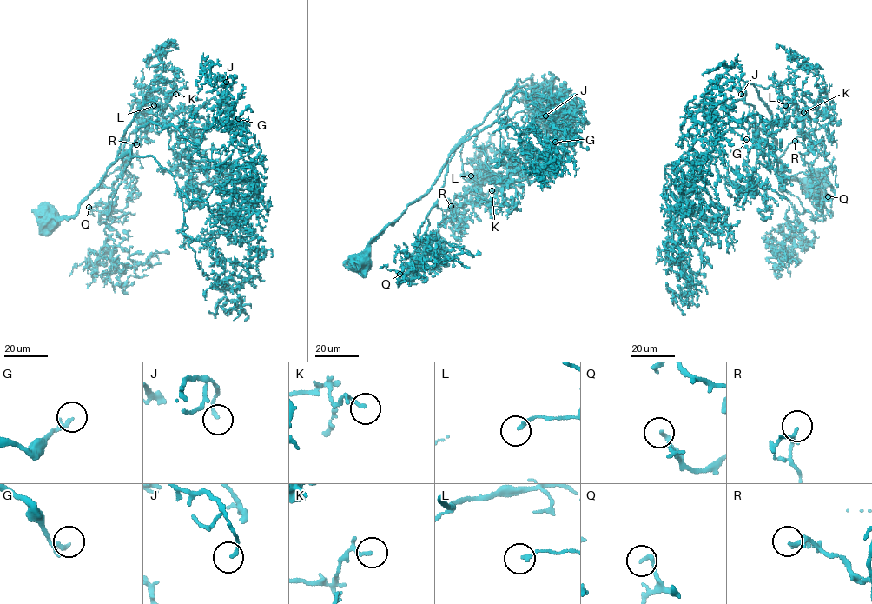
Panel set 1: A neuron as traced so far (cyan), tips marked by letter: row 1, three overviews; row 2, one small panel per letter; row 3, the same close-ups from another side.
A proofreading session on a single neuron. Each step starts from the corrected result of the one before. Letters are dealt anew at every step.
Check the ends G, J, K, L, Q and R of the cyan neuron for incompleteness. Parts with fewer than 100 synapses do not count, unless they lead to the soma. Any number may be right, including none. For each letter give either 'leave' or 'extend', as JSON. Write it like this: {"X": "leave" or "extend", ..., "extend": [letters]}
{"G": "leave", "J": "leave", "K": "leave", "L": "leave", "Q": "leave", "R": "leave", "extend": []}

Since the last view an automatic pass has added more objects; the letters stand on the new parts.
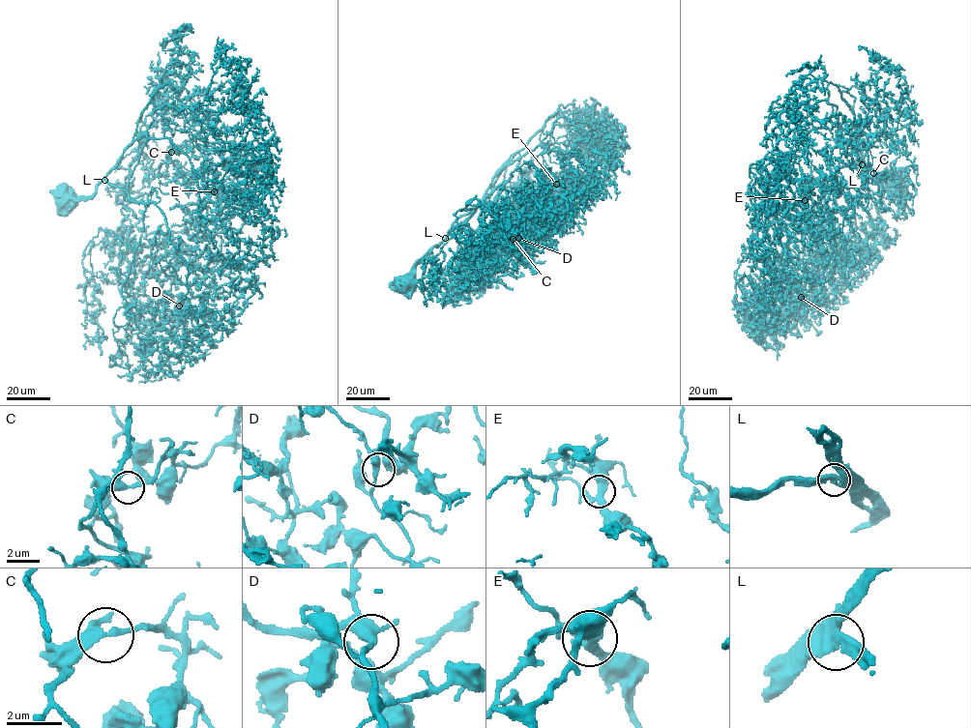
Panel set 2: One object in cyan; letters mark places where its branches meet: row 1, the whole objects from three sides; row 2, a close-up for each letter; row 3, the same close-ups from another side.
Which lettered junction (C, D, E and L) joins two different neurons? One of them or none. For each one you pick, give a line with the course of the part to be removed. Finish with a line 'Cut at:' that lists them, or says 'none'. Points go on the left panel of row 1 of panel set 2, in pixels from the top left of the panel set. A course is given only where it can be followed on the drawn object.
Cut at: none

